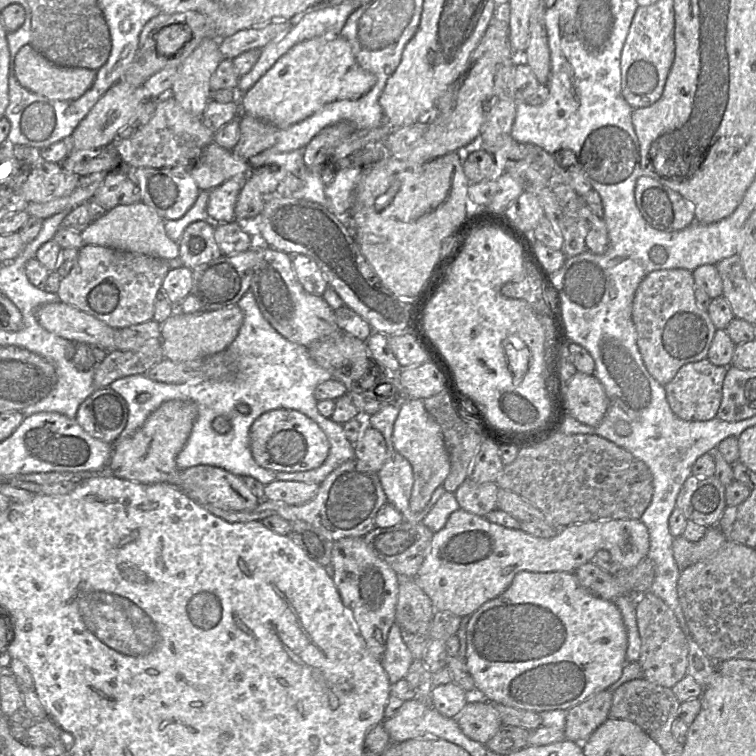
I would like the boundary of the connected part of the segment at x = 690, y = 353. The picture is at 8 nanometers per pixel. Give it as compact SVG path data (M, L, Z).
M675 268L650 272L635 292L632 314L643 362L661 385L670 382L683 365L707 358L717 329L707 310L696 304L692 271Z

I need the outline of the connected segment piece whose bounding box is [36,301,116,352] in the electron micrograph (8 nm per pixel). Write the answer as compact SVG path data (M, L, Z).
M46 303L38 308L36 317L47 331L73 343L85 343L108 352L115 350L116 329L69 304Z

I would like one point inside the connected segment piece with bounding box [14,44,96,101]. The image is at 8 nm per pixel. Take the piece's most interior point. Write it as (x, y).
(34, 72)

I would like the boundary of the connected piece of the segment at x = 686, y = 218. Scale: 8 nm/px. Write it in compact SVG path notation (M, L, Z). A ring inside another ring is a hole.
M642 175L637 179L634 194L643 218L657 230L679 231L695 221L693 208L685 198L649 176Z

